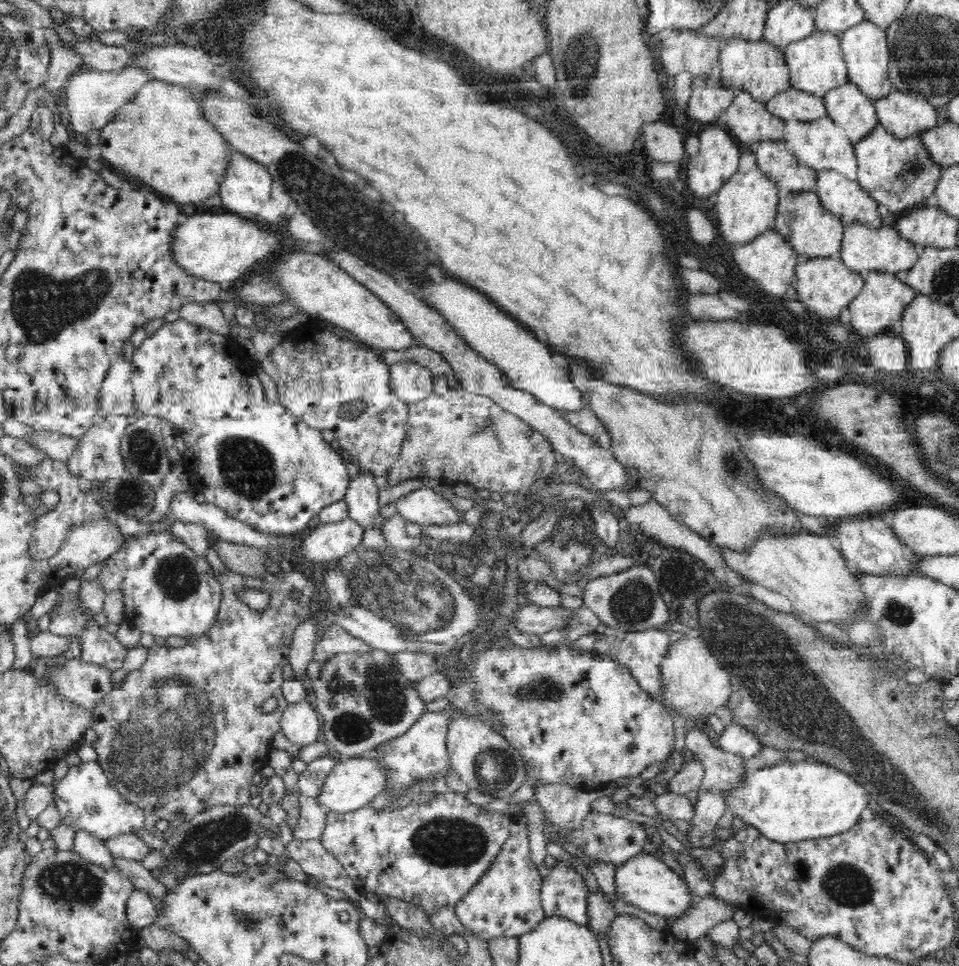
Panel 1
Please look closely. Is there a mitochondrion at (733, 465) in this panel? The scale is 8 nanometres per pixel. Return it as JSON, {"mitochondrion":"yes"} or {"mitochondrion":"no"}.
{"mitochondrion":"yes"}

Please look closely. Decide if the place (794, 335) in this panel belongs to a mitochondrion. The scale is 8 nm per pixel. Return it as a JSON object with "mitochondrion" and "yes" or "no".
{"mitochondrion":"no"}

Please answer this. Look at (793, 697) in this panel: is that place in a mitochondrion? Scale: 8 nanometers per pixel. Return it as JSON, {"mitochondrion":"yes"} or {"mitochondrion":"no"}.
{"mitochondrion":"yes"}

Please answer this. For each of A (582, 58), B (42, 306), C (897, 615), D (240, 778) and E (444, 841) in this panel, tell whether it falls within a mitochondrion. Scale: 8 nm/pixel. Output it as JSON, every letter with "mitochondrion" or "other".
{"A":"mitochondrion","B":"mitochondrion","C":"mitochondrion","D":"other","E":"mitochondrion"}

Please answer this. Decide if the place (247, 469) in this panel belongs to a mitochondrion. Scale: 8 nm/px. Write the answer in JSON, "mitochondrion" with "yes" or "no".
{"mitochondrion":"yes"}

